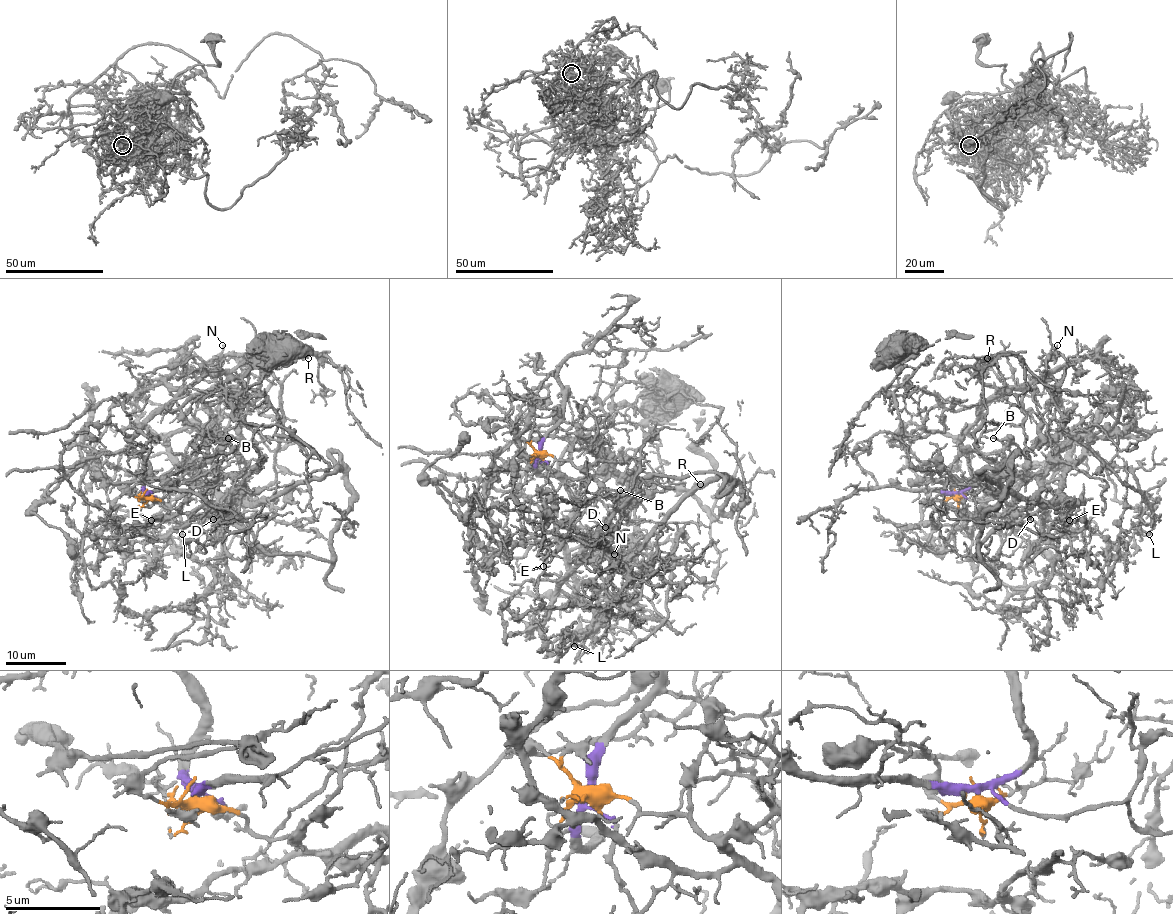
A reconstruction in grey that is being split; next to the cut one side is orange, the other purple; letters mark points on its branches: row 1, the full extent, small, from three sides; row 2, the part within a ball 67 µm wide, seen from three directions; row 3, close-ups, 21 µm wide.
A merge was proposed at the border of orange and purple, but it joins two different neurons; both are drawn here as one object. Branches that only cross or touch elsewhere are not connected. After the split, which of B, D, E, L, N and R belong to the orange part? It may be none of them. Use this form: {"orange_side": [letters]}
{"orange_side": ["B", "D", "E", "L"]}

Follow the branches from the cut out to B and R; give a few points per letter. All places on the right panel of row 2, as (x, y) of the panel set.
B: (956, 494), (970, 513), (1031, 504), (1039, 476), (1015, 444), (992, 438)
R: (956, 494), (973, 483), (961, 436), (997, 390), (979, 375), (983, 362), (994, 362), (992, 356), (988, 358)

